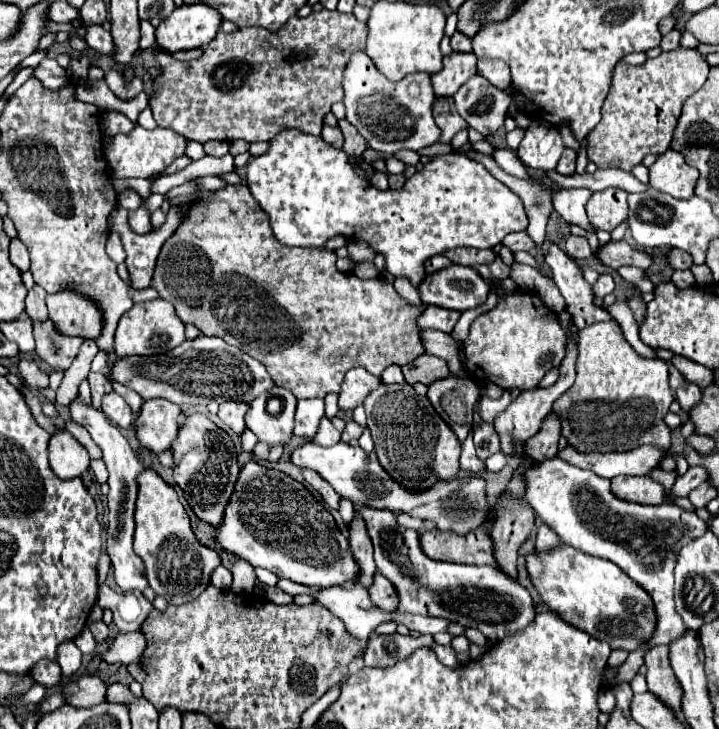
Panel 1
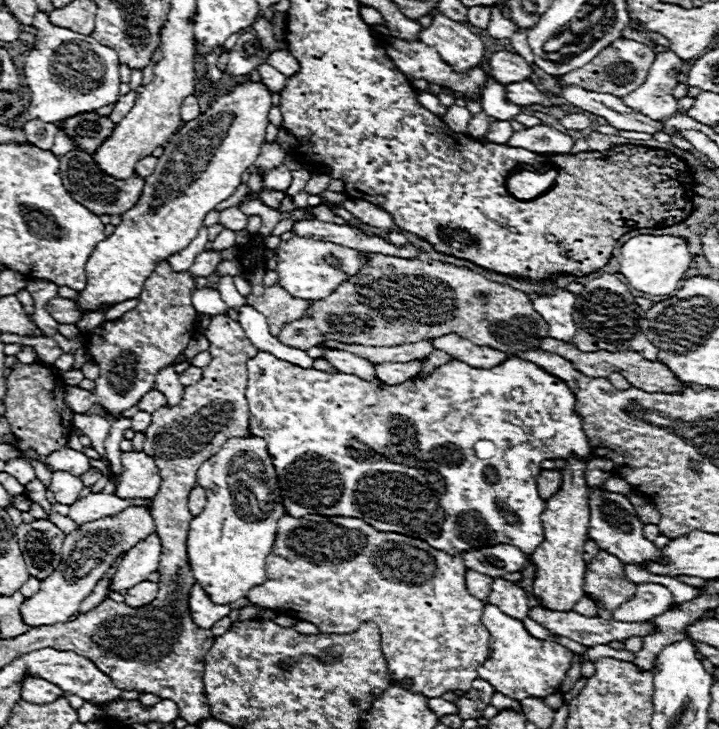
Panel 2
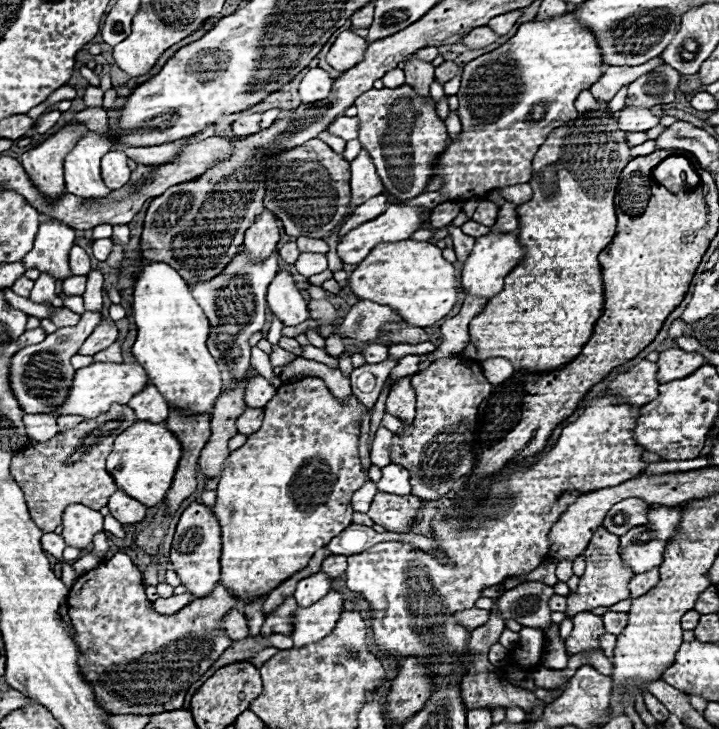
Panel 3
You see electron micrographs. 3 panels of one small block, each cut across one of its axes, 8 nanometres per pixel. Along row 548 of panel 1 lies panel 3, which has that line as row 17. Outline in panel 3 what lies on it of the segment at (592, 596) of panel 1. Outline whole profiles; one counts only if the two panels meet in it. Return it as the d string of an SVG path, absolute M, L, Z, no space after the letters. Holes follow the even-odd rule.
M566 12L562 16L556 16L556 18L550 18L550 20L530 20L530 22L524 22L520 24L518 32L506 42L502 44L500 48L488 52L488 54L482 54L478 56L476 60L472 60L470 64L464 66L462 70L462 84L460 84L460 92L458 92L458 100L460 100L460 108L456 110L460 122L462 122L462 138L454 140L446 150L444 154L438 158L438 164L436 164L436 176L440 176L444 180L440 192L448 194L450 200L454 198L460 198L460 200L470 200L472 196L486 196L490 190L494 188L506 188L506 186L514 186L514 184L526 184L532 176L532 158L534 158L534 152L538 152L538 148L544 144L546 136L554 130L554 128L562 128L566 126L568 122L574 122L578 118L578 112L574 108L574 100L578 98L578 94L582 90L590 90L592 84L596 84L600 78L602 78L602 52L600 52L600 46L598 46L598 40L594 38L594 34L590 34L590 28L582 26L578 22L578 18L574 16L574 12Z

